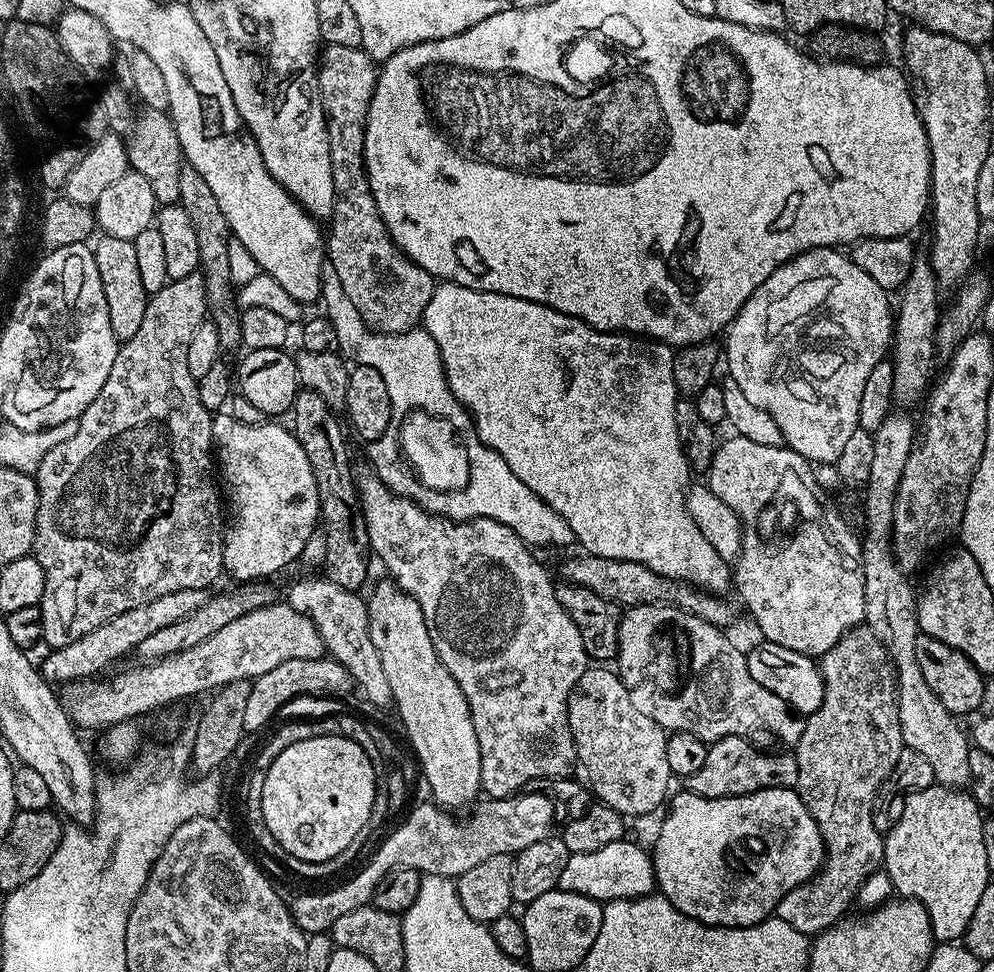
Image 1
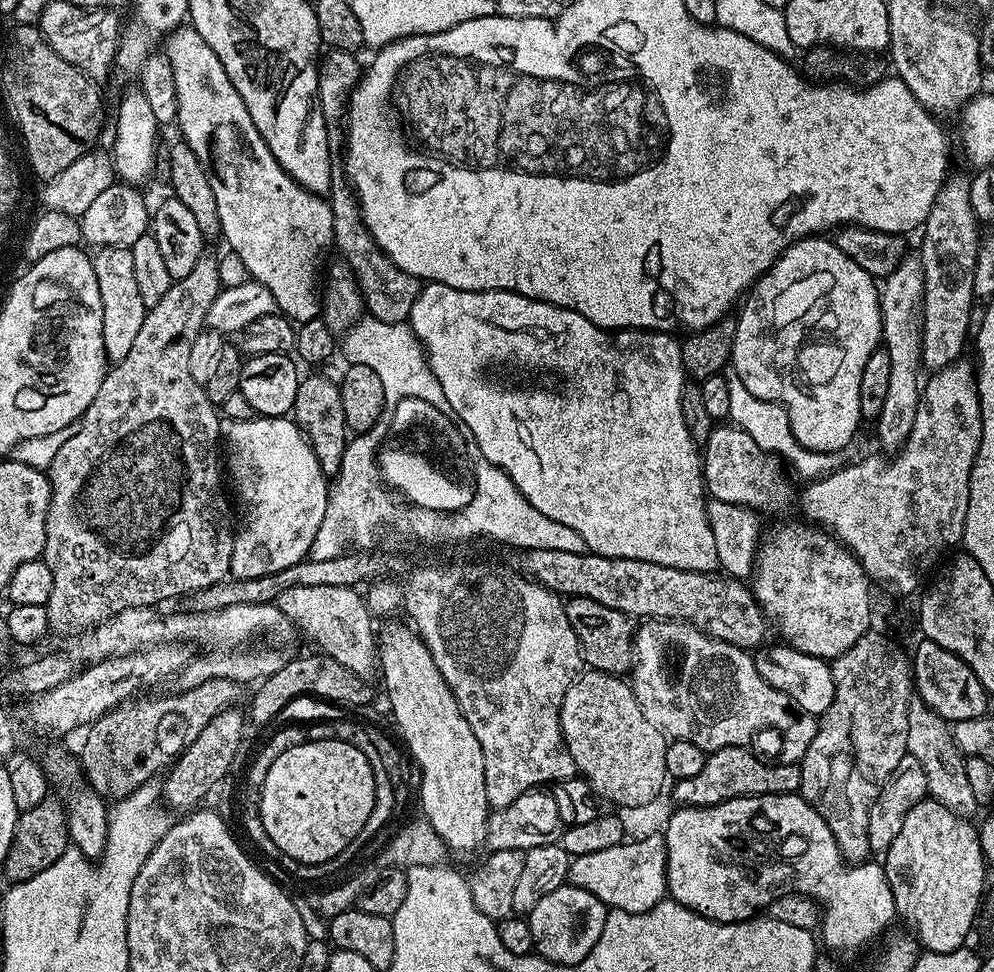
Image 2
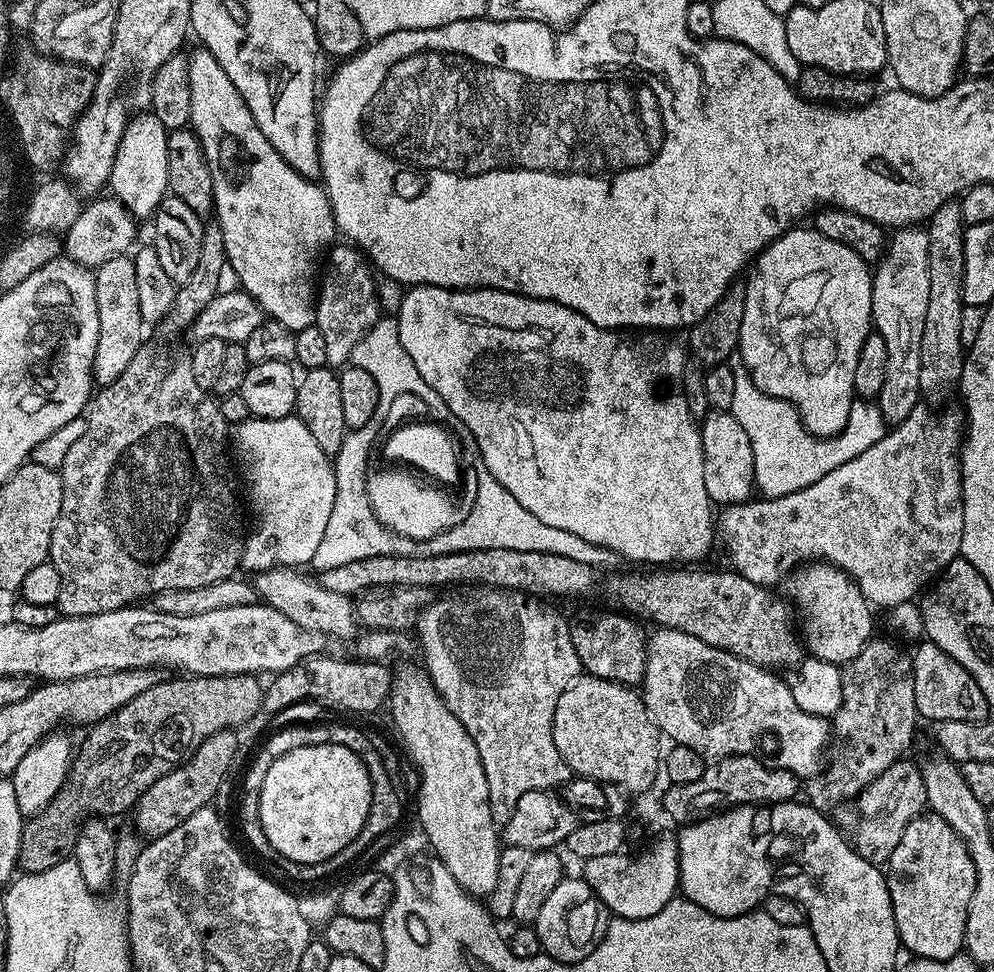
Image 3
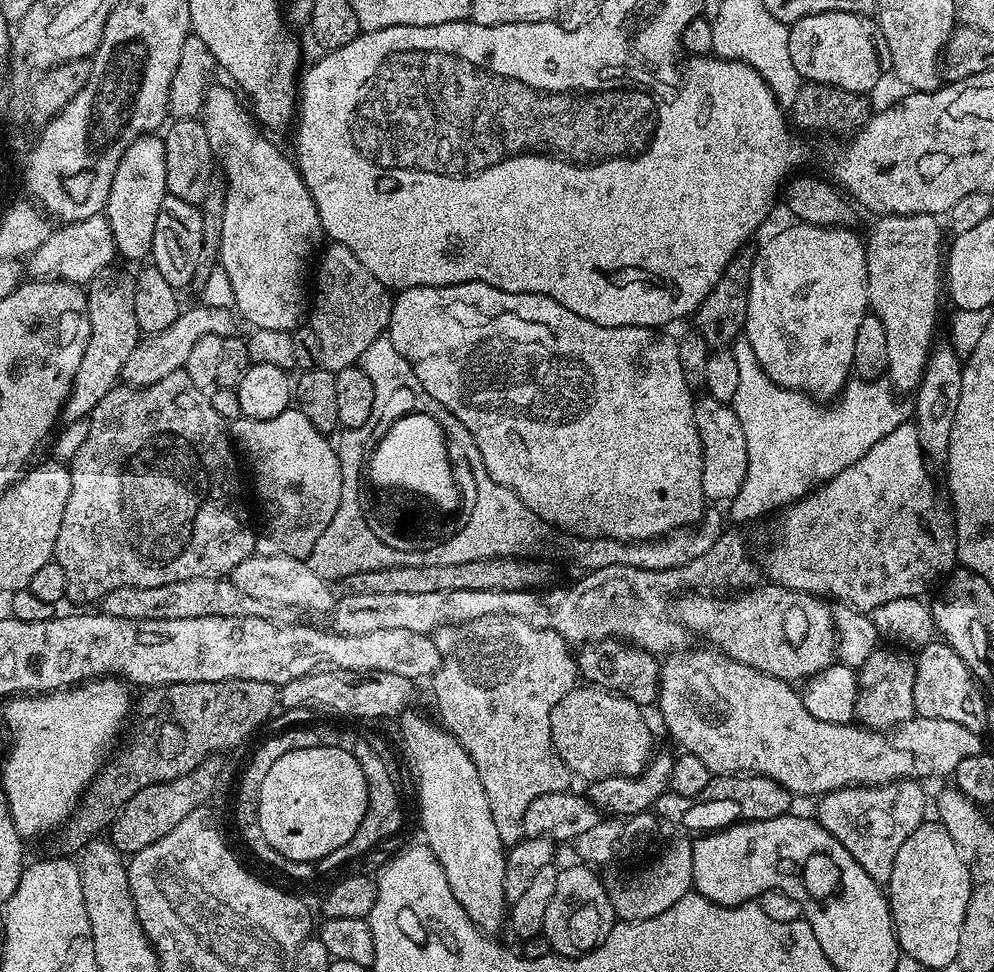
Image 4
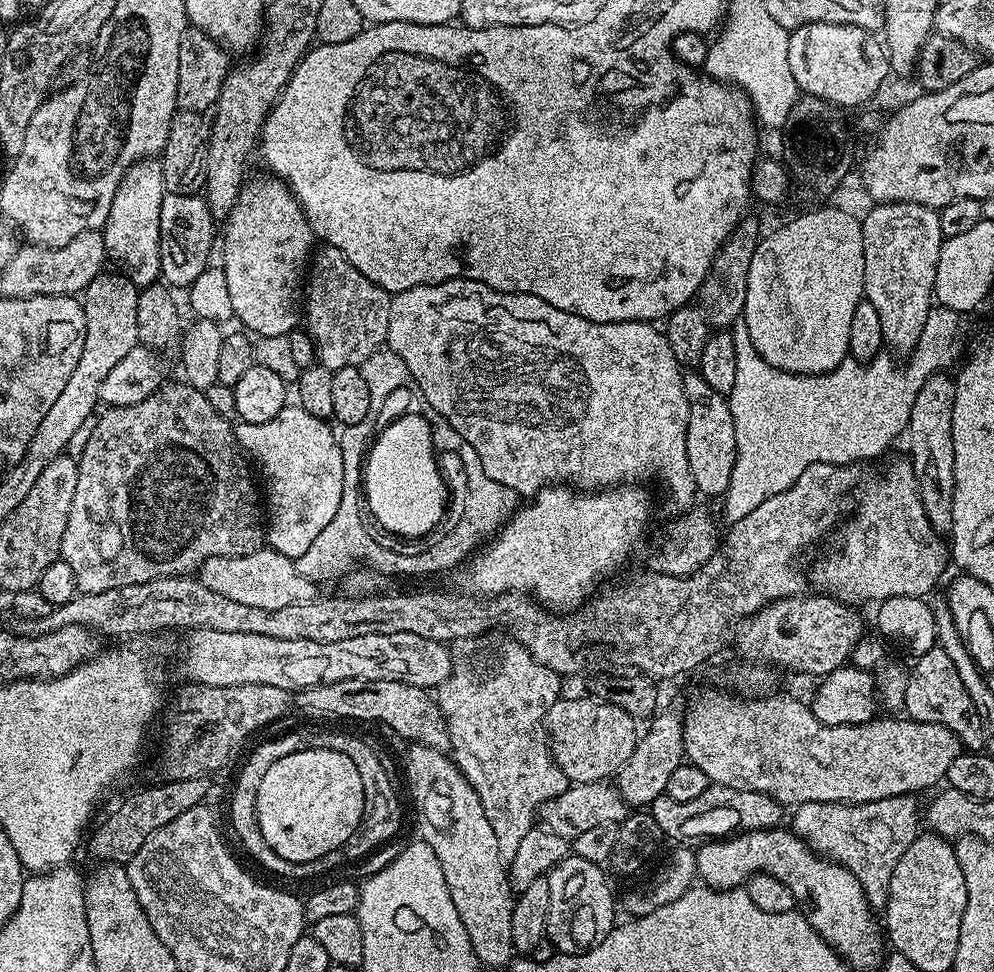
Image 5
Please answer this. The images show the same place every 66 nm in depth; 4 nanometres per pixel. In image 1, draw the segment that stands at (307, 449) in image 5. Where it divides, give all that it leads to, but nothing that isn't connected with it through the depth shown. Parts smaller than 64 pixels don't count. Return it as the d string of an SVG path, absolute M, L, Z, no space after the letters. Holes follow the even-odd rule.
M216 414L212 417L212 442L214 445L214 456L218 461L218 472L228 483L228 492L226 488L226 500L232 503L232 525L227 525L224 533L224 549L222 550L222 562L224 563L224 572L232 575L236 582L260 582L263 576L272 576L275 572L283 570L287 564L297 563L300 560L302 550L306 550L306 542L317 531L318 521L320 519L320 499L318 498L318 486L314 482L314 470L310 470L310 458L306 458L306 450L298 442L296 433L284 428L280 422L265 422L263 424L247 424L238 422L234 417L227 414Z

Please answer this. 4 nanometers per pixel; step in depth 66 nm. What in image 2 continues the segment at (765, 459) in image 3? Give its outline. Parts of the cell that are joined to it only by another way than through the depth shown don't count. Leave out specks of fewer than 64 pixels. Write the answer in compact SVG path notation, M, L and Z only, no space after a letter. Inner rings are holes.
M733 379L730 383L730 398L732 401L730 402L728 420L746 434L750 434L750 438L756 440L756 444L761 450L781 461L784 459L804 479L804 482L811 482L828 475L829 472L836 471L838 467L837 453L815 452L809 448L803 448L790 430L788 415L783 406L776 404L773 400L763 400L750 394L750 390L746 390L746 386L742 386L742 382L737 379Z

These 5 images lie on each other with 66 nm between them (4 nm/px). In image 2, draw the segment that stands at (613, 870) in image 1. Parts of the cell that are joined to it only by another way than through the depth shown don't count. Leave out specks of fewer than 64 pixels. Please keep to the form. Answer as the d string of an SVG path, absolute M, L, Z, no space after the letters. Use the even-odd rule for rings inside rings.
M663 835L648 836L637 844L625 842L618 846L610 846L607 850L597 850L595 854L582 854L571 857L568 866L567 883L575 888L584 888L594 898L598 898L609 909L617 908L621 912L645 912L652 909L655 904L665 899L668 891L666 882L666 850L664 849Z

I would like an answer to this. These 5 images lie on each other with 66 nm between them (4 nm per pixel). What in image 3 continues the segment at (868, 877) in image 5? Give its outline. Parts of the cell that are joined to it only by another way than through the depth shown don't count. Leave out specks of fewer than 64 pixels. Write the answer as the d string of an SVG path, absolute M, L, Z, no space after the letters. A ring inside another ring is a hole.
M901 758L893 762L873 784L867 784L858 797L860 804L860 821L856 824L856 840L854 847L857 854L866 858L866 862L877 866L887 865L894 854L902 833L915 816L925 811L926 782L922 782L921 765L911 764L908 758Z

